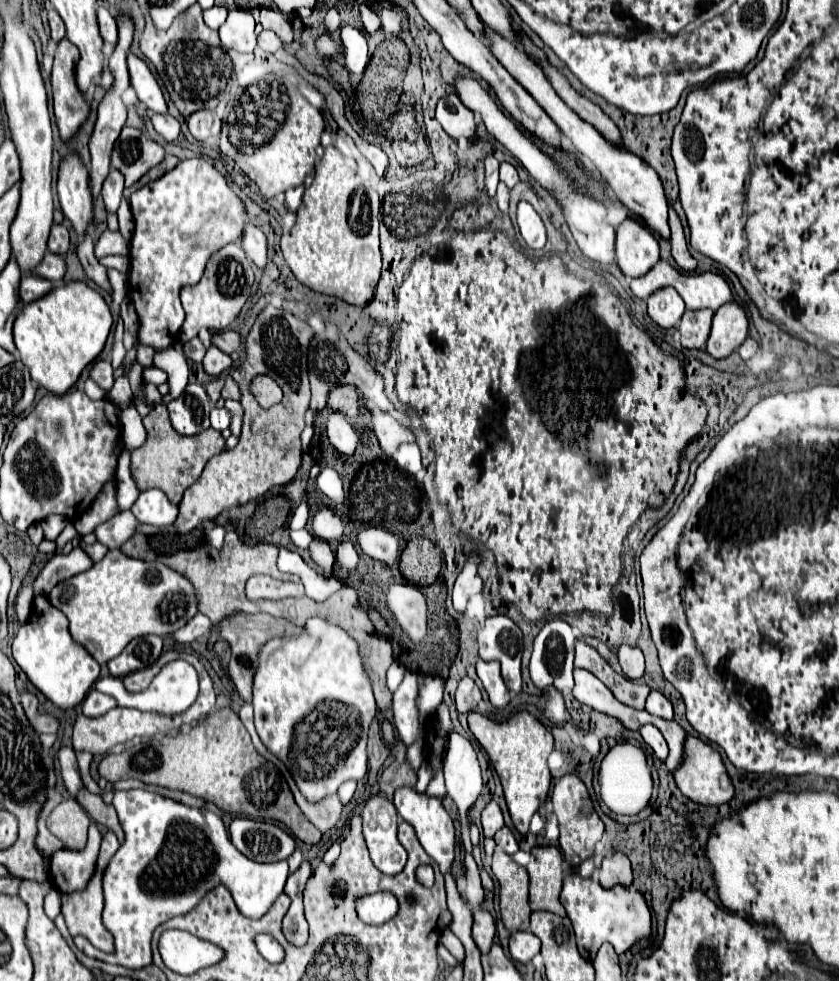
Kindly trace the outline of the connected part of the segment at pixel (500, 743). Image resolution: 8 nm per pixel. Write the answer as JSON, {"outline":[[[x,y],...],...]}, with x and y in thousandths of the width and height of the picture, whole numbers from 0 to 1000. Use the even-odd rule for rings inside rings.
{"outline":[[[619,725],[609,733],[597,735],[597,737],[585,735],[571,727],[559,727],[557,737],[559,737],[564,751],[580,766],[583,776],[597,794],[600,810],[602,810],[614,845],[626,851],[631,847],[631,837],[635,829],[642,825],[642,821],[650,817],[654,808],[657,790],[652,782],[652,772],[659,766],[657,745],[631,725]]]}

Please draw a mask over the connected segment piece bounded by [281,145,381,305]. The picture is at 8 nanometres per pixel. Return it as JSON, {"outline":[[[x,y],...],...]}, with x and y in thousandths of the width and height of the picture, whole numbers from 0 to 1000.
{"outline":[[[397,148],[387,150],[385,162],[375,168],[373,187],[364,193],[361,207],[354,213],[354,227],[335,242],[340,268],[356,288],[414,309],[418,307],[418,311],[437,311],[454,280],[452,233],[445,231],[437,238],[423,238],[414,227],[418,199],[428,189],[426,164],[404,156]]]}

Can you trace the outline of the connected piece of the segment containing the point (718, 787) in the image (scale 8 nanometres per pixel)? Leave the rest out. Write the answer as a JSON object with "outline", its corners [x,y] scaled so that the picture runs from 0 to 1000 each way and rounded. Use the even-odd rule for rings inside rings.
{"outline":[[[819,749],[816,757],[814,757],[814,768],[816,770],[812,774],[812,780],[802,786],[805,798],[812,804],[812,808],[816,812],[831,817],[831,819],[838,819],[838,821],[867,819],[874,812],[874,800],[871,800],[871,794],[869,794],[869,790],[864,786],[864,780],[859,776],[857,766],[850,764],[847,759],[843,759],[840,755]]]}

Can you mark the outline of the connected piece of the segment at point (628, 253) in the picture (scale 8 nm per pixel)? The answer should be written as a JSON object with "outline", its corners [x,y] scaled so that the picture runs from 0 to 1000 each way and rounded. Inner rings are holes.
{"outline":[[[757,221],[735,231],[735,270],[745,282],[764,282],[785,266],[785,248]]]}

